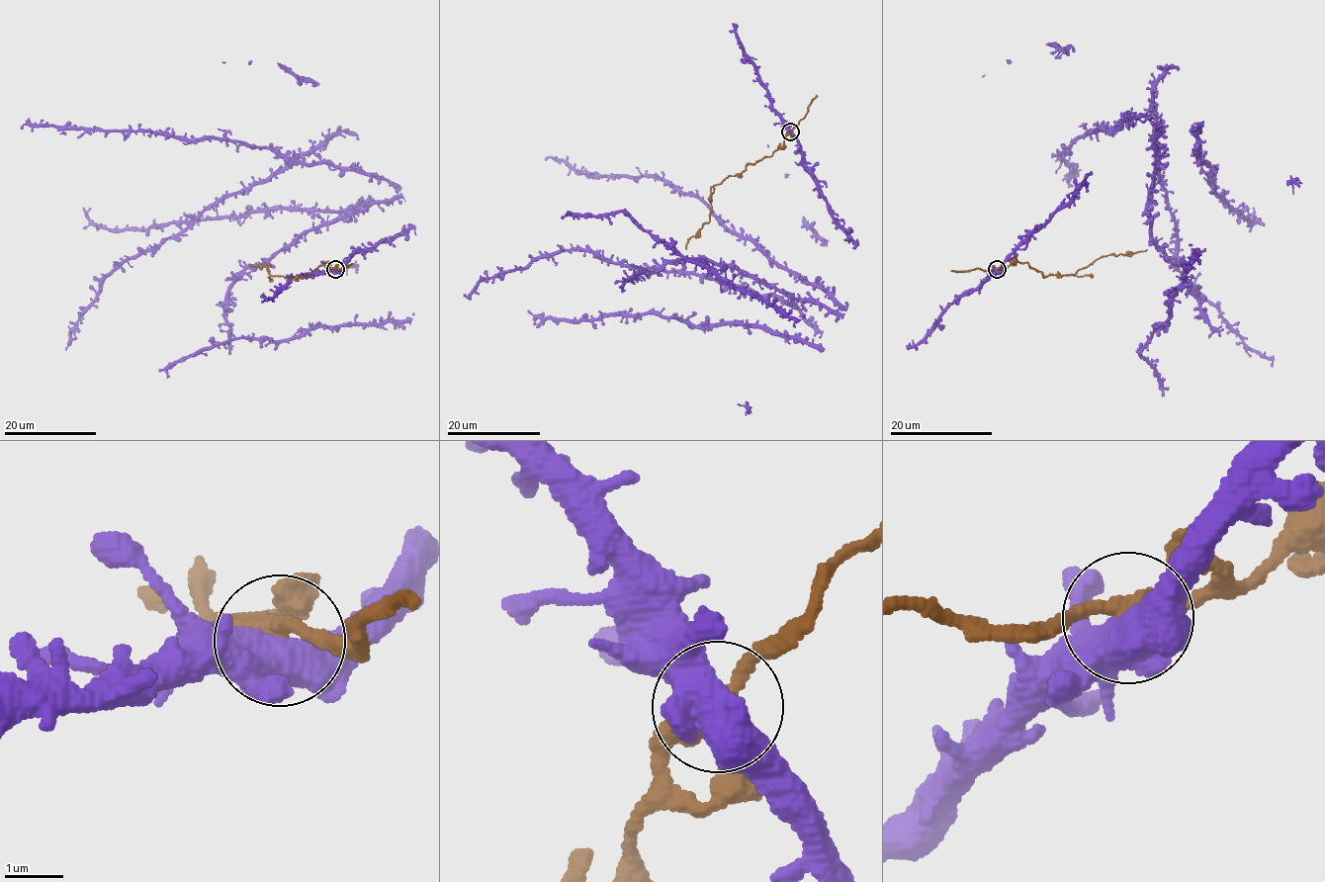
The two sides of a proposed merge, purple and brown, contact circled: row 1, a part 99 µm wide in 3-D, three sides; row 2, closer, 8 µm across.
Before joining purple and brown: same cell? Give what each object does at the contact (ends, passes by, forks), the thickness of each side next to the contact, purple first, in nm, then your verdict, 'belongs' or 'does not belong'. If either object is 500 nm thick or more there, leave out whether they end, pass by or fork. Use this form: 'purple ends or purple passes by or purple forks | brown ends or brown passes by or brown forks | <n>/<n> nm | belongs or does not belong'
700/280 nm | does not belong

